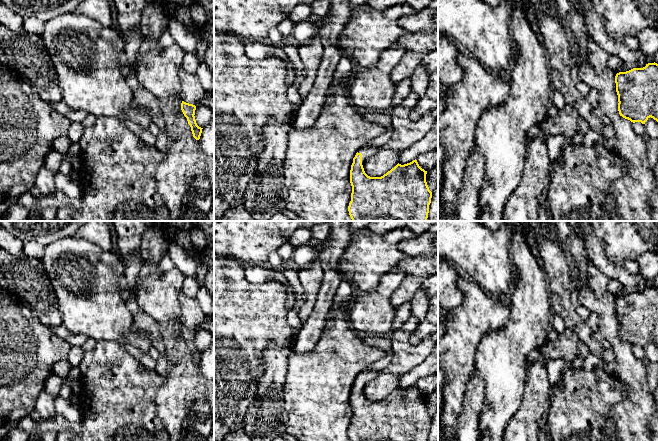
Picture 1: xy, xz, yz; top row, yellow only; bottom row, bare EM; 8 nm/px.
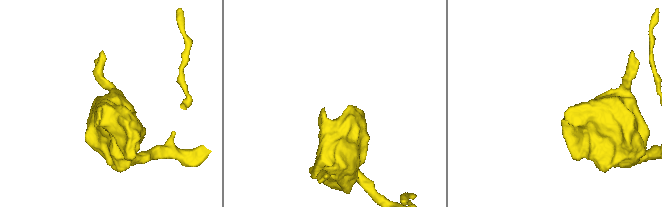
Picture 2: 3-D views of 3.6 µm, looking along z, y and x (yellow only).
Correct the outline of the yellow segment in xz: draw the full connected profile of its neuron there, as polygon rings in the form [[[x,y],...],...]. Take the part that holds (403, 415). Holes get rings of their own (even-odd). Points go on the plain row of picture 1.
[[[375,370],[362,371],[353,382],[350,394],[352,417],[348,430],[350,441],[428,441],[432,416],[426,406],[427,395],[415,383],[404,389],[398,387],[381,401],[370,401],[363,389],[378,373]]]

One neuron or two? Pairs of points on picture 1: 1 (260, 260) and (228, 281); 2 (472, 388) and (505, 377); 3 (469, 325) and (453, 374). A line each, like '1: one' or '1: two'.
1: two
2: two
3: one

